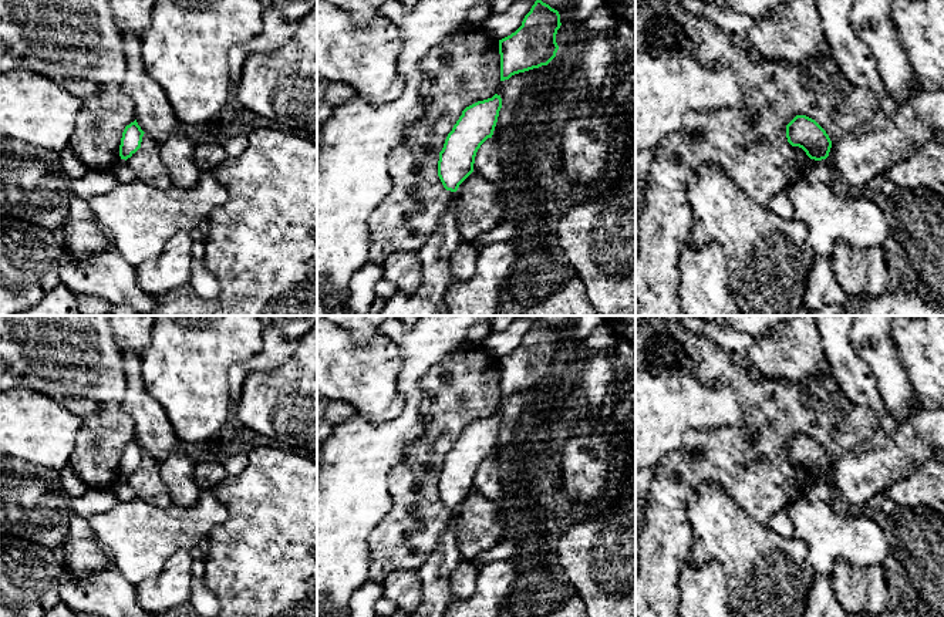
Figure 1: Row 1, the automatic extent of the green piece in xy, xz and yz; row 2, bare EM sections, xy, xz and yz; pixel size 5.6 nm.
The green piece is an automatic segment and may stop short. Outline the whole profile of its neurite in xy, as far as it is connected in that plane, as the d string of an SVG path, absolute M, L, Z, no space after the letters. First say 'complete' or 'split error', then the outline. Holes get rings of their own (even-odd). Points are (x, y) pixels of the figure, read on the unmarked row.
complete | M136 438L125 445L119 463L121 478L127 479L141 466L144 452Z

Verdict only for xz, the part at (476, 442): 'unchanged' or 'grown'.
unchanged

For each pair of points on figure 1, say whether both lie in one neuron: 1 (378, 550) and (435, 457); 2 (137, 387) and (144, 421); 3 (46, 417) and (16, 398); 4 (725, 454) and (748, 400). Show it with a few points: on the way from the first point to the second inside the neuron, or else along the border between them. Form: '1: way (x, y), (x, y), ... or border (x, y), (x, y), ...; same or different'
1: way (403, 526), (411, 518), (411, 491), (418, 476); same
2: way (137, 395), (144, 412); same
3: way (39, 417), (34, 417), (23, 405); same
4: way (738, 441), (749, 428), (749, 412); same

